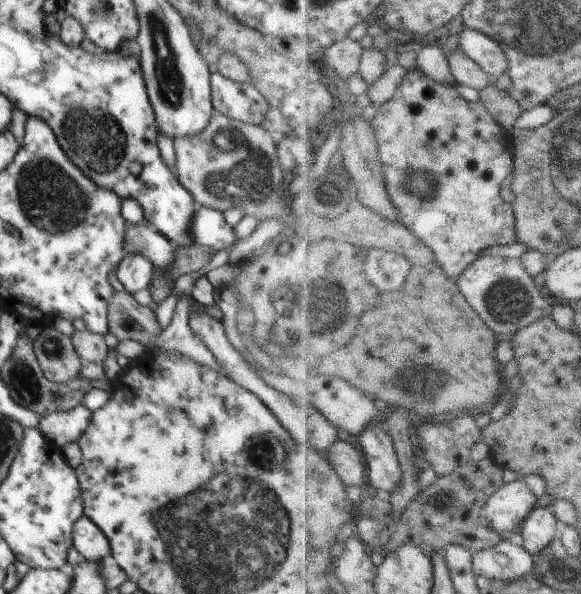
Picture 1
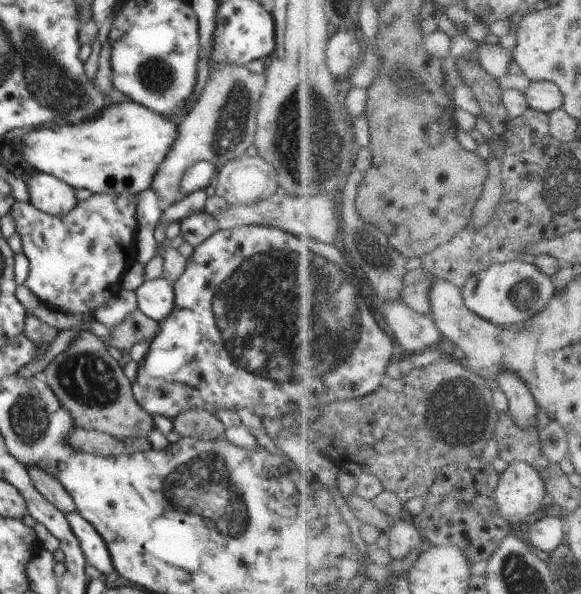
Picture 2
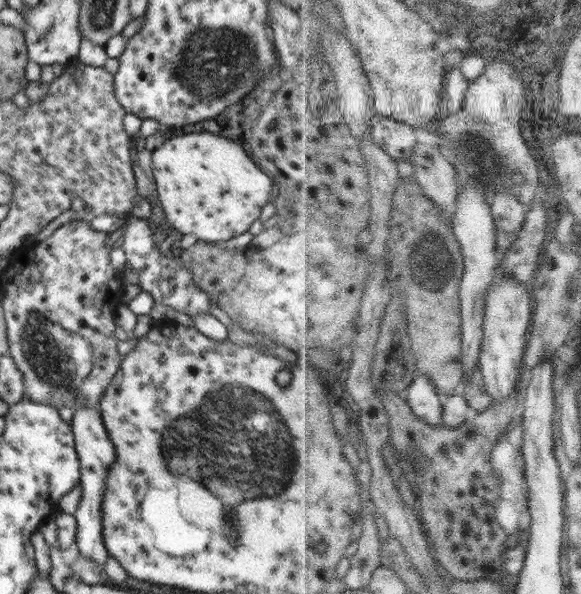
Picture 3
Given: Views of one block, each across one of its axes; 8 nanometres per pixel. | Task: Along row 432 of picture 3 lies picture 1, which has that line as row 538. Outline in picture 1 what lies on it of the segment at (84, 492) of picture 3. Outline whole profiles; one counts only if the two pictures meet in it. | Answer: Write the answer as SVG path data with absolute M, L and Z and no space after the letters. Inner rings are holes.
M84 514L74 523L73 546L86 562L102 562L111 553L106 535Z

